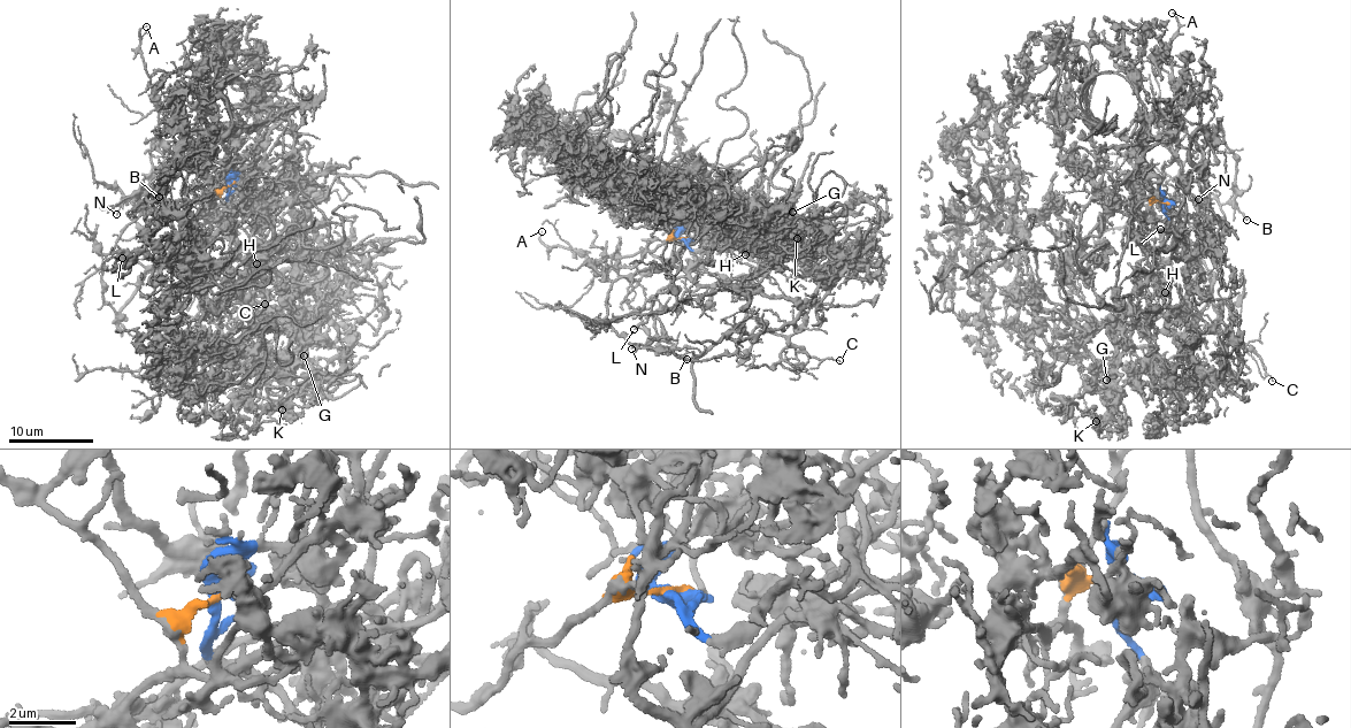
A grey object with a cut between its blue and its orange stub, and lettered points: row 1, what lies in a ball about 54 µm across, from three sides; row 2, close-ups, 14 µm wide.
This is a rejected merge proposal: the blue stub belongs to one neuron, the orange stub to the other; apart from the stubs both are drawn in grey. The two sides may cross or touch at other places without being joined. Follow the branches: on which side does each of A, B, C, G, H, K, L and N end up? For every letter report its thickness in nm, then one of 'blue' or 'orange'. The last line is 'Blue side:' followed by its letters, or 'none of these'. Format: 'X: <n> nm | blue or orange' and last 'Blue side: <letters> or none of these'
A: 100 nm | orange
B: 150 nm | orange
C: 120 nm | orange
G: 200 nm | blue
H: 200 nm | blue
K: 150 nm | blue
L: 200 nm | orange
N: 120 nm | orange
Blue side: G, H, K

